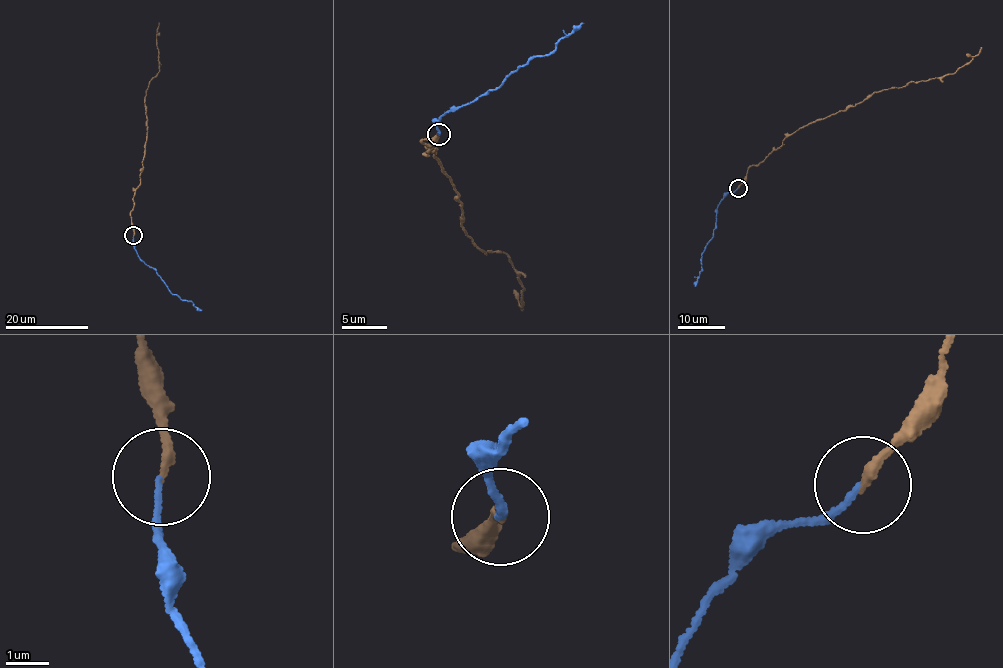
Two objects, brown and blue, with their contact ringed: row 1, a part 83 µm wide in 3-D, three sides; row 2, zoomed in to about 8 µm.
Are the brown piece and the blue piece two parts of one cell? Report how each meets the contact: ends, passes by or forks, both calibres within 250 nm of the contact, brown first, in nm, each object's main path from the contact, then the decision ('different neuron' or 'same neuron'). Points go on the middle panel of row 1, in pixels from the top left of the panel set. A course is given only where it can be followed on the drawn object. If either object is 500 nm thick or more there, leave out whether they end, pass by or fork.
brown ends; blue ends; calibres 220 and 110 nm; course brown (439, 135), (422, 140), (461, 202), (462, 229), (484, 251), (503, 252), (522, 288), (519, 305); course blue (439, 135), (437, 123), (449, 113), (487, 93), (517, 69), (552, 51), (560, 39), (583, 23); different neuron

